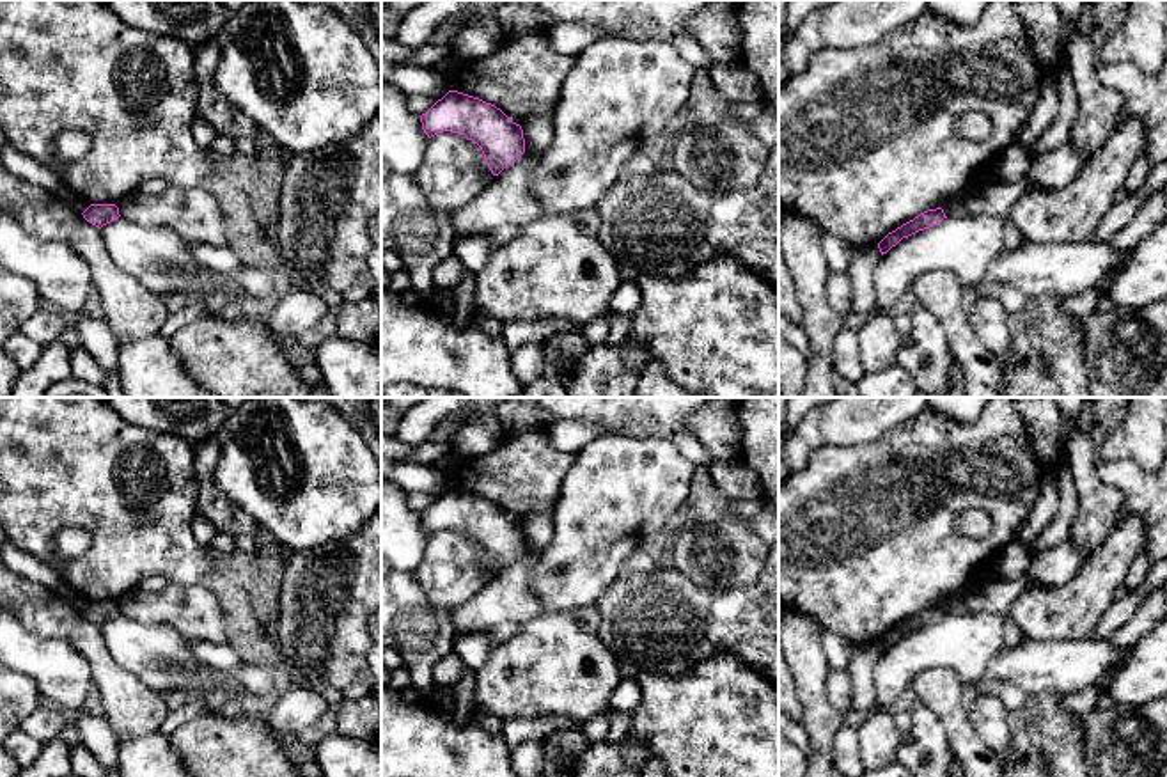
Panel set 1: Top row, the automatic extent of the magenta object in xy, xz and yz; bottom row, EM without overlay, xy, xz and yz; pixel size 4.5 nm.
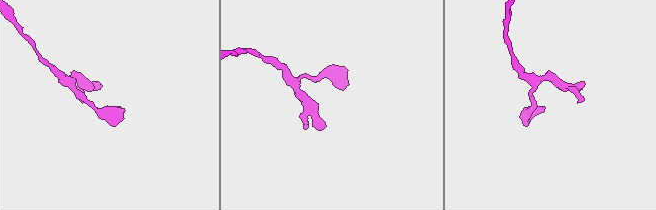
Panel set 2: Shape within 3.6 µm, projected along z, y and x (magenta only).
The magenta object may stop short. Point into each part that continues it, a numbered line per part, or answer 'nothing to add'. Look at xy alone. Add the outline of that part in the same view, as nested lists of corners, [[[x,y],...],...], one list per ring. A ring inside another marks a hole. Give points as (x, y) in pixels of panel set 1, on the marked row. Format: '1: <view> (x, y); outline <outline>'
nothing to add

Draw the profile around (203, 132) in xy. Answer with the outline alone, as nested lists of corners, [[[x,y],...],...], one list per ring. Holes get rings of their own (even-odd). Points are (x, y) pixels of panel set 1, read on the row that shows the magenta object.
[[[195,117],[192,124],[192,135],[202,149],[211,149],[211,144],[216,137],[216,131],[209,122],[200,117]]]

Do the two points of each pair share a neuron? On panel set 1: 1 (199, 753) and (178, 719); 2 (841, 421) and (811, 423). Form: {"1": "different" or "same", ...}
{"1": "different", "2": "different"}

